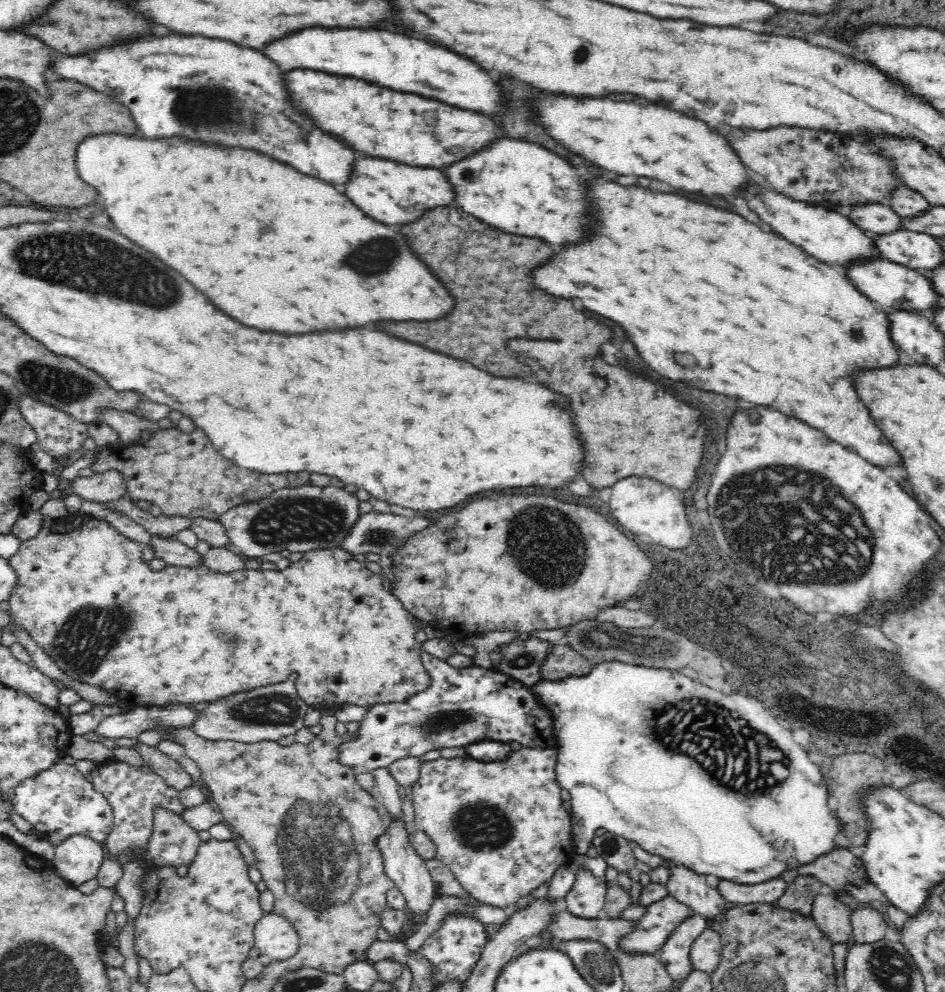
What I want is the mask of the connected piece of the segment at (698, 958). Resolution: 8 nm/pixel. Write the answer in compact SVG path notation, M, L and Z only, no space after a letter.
M707 926L694 940L688 950L690 972L704 971L711 973L717 966L721 956L721 940L719 933Z

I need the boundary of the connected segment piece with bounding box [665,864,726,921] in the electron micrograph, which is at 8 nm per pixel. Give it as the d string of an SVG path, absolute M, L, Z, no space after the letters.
M680 864L668 870L670 877L665 885L676 900L695 908L700 916L709 921L716 919L724 910L724 897L716 887L708 884L705 875L696 874Z

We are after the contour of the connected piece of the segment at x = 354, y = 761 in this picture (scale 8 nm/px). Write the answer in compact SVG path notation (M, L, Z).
M421 652L421 663L426 669L426 688L419 689L406 700L370 707L369 713L363 719L364 726L359 732L359 737L341 744L341 760L352 766L355 771L369 770L374 766L387 767L392 760L398 760L402 756L419 757L432 749L465 747L472 742L486 739L503 743L516 740L520 744L551 746L551 720L548 720L546 711L536 704L530 689L521 682L492 668L474 665L454 668L444 659L435 658L424 652Z

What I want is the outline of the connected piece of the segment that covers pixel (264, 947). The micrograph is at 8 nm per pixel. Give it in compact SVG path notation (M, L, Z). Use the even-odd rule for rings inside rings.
M274 912L263 913L252 930L254 946L274 963L290 958L298 948L298 935L292 923Z

